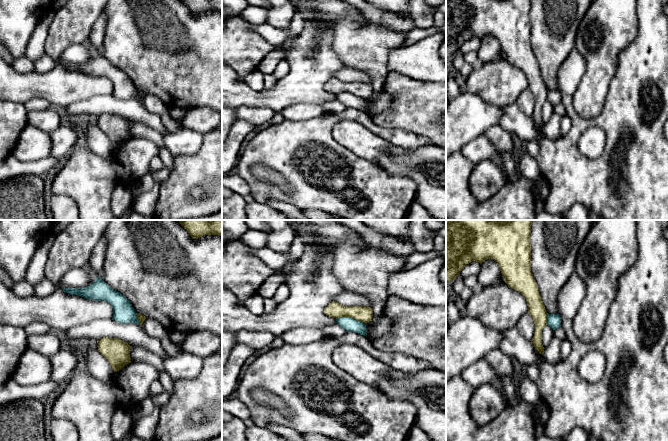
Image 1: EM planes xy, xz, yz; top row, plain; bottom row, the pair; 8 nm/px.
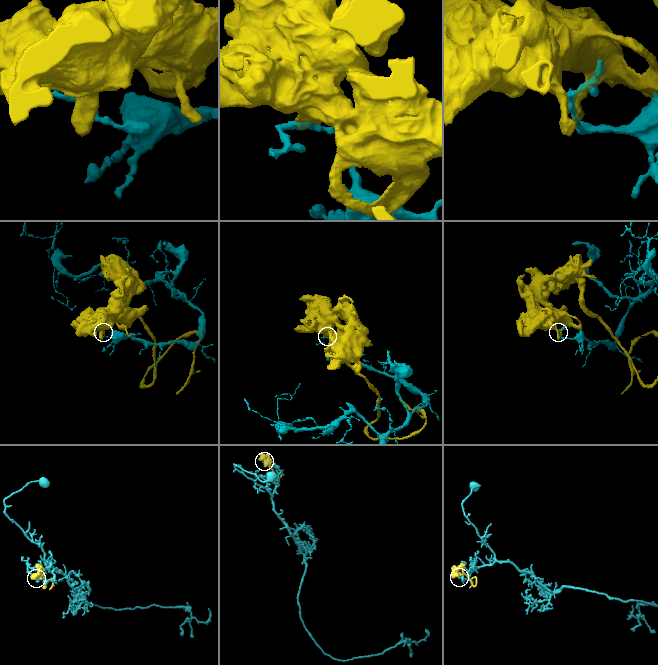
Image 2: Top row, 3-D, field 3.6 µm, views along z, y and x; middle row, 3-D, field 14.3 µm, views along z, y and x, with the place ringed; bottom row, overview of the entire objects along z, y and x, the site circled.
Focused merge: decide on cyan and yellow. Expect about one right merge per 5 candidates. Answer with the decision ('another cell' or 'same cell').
another cell

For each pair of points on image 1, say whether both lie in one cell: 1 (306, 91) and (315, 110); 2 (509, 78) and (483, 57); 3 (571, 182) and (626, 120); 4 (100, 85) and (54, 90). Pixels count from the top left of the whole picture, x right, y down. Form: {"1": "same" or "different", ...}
{"1": "different", "2": "different", "3": "same", "4": "same"}

